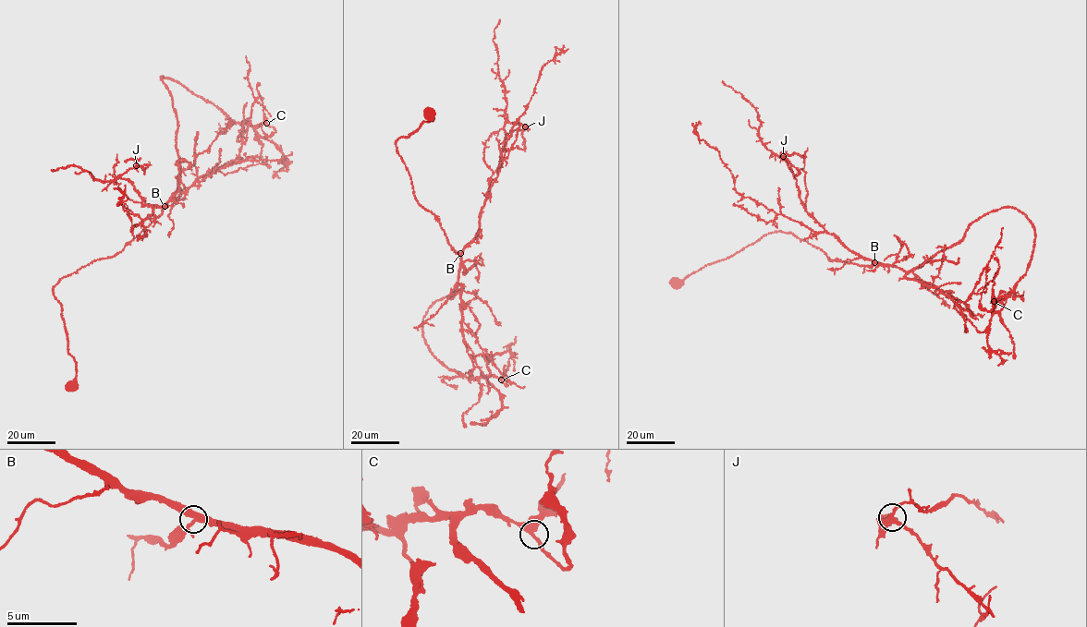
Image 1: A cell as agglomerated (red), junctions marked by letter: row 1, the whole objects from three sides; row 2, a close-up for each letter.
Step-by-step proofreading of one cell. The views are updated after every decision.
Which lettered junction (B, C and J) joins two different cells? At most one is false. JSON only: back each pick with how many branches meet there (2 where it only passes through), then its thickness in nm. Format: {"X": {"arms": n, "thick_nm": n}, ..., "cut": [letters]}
{"cut": []}

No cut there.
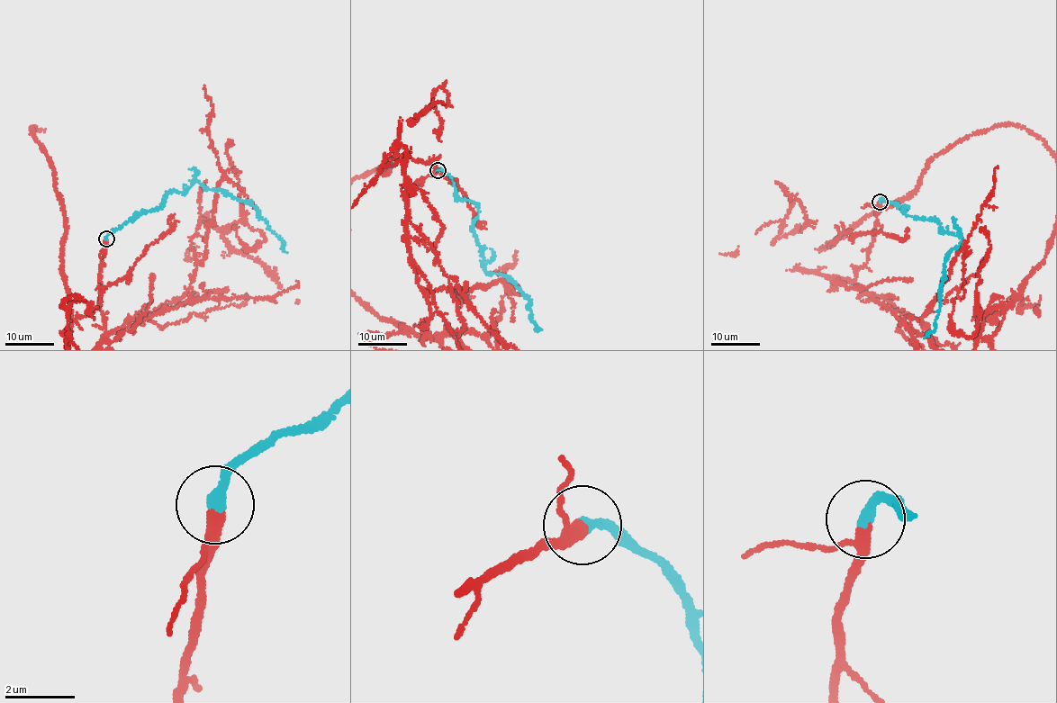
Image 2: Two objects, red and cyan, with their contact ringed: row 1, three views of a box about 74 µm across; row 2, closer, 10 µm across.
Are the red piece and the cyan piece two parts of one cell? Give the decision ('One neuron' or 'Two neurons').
One neuron

